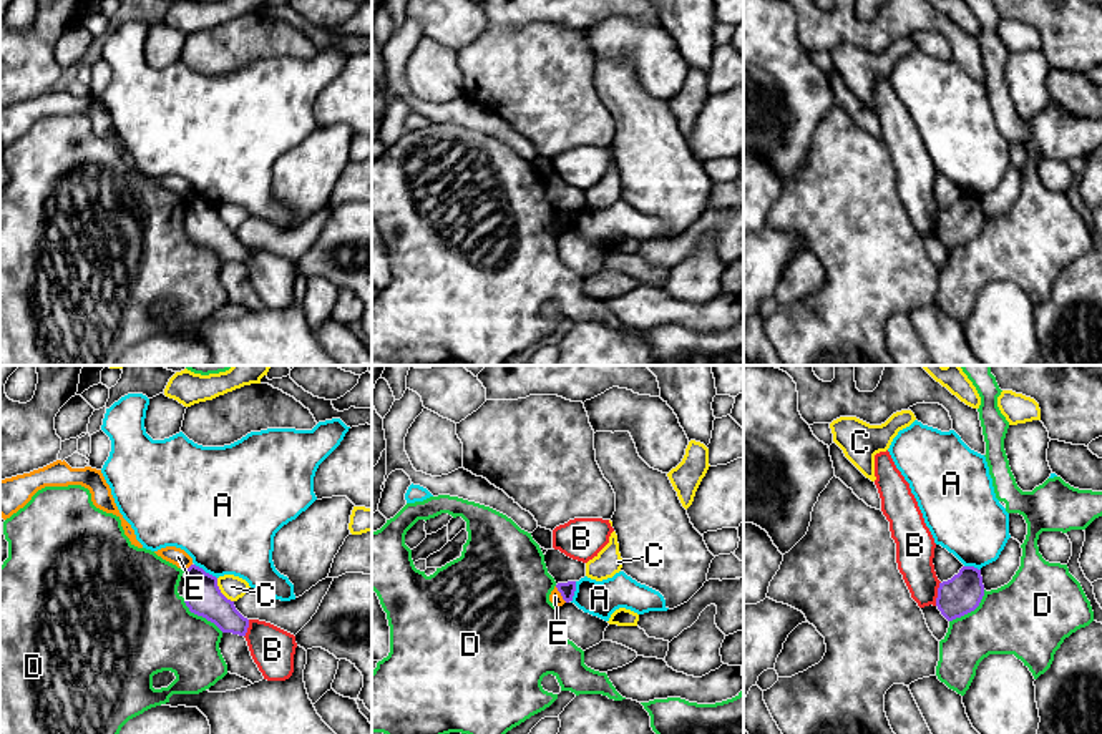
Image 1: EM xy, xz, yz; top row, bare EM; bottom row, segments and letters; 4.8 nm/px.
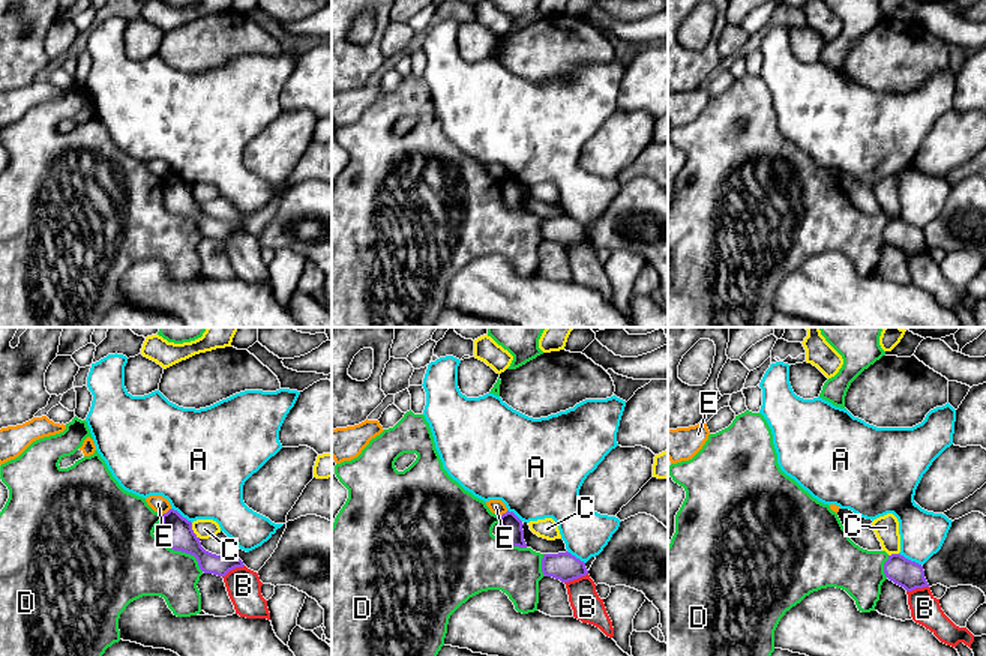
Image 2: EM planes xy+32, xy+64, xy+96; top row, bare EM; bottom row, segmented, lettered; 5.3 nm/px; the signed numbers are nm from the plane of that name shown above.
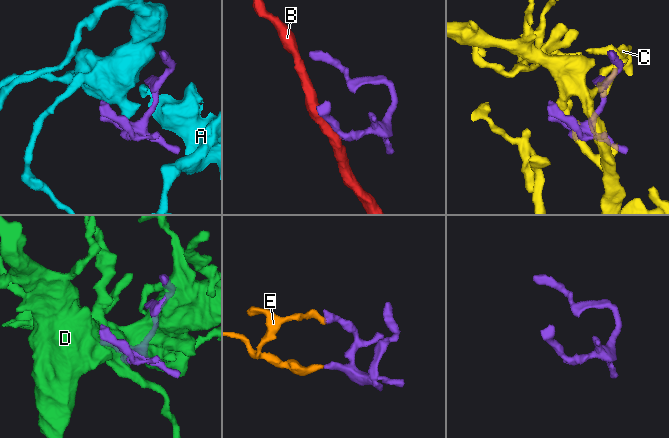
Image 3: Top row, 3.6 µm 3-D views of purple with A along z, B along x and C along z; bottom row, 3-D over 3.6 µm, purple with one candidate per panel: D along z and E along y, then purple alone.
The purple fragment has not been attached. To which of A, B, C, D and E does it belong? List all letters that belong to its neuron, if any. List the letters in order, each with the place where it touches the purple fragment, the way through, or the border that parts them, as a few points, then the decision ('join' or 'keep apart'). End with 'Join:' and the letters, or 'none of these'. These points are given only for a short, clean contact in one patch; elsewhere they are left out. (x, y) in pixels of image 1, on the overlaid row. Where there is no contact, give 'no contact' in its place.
A: contact xy (204, 572); keep apart
B: contact yz (938, 593); keep apart
C: contact xy (219, 592); keep apart
D: contact xy (201, 615); keep apart
E: contact xz (561, 595); join
Join: E

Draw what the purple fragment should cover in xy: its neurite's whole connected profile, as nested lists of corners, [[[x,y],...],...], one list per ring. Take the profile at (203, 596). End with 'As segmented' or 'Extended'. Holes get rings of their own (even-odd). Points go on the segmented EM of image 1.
[[[191,565],[184,570],[184,578],[184,603],[191,613],[214,623],[222,633],[246,636],[249,619],[221,593],[216,576]]]. As segmented

